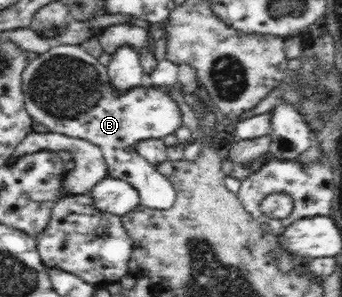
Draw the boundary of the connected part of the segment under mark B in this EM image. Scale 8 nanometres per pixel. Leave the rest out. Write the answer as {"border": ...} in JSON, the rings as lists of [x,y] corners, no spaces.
{"border":[[[58,44],[47,52],[29,59],[27,67],[21,73],[21,85],[23,85],[23,94],[25,94],[25,107],[35,125],[41,123],[51,133],[86,139],[97,145],[107,162],[107,176],[121,178],[133,185],[139,192],[141,208],[169,209],[173,207],[176,199],[176,189],[173,184],[159,171],[157,164],[149,163],[135,150],[135,145],[139,141],[151,138],[163,139],[175,133],[183,125],[179,105],[164,92],[163,88],[152,86],[141,88],[137,85],[125,93],[118,93],[111,87],[107,68],[83,47],[73,44]]]}

